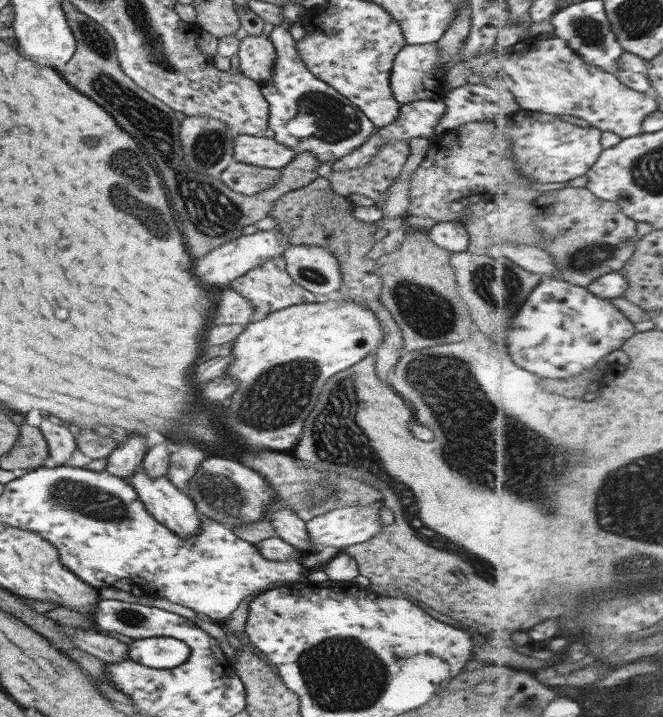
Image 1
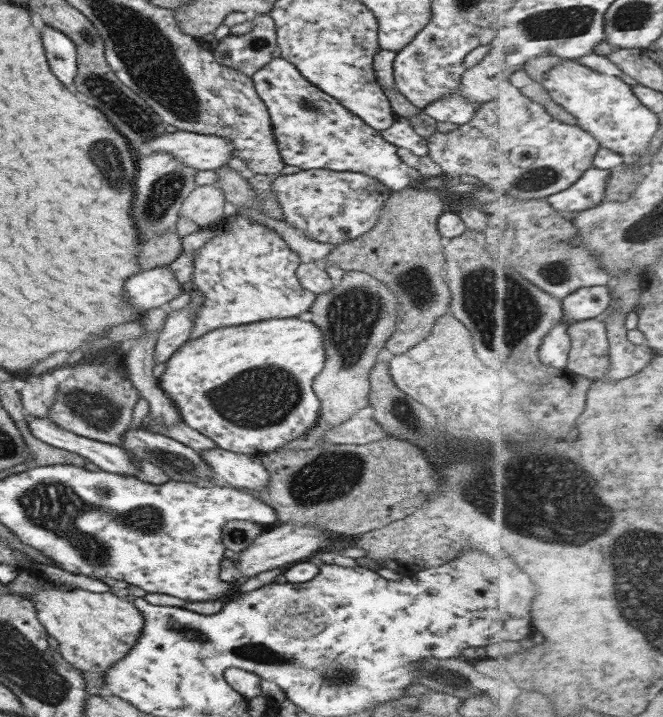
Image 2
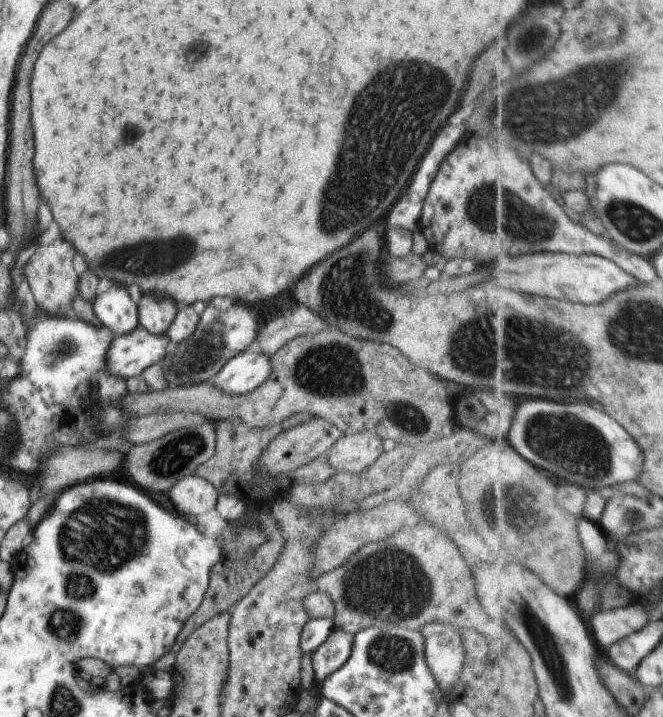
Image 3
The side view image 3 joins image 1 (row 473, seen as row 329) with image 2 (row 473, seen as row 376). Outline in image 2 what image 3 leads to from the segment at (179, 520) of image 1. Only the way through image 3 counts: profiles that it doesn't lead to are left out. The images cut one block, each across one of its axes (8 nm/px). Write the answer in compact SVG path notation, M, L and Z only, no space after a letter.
M28 418L30 432L41 440L50 444L83 456L86 460L99 466L102 471L108 471L131 477L138 477L139 472L134 465L130 465L132 456L121 446L103 443L83 436L78 436L73 432L60 428L52 419Z

